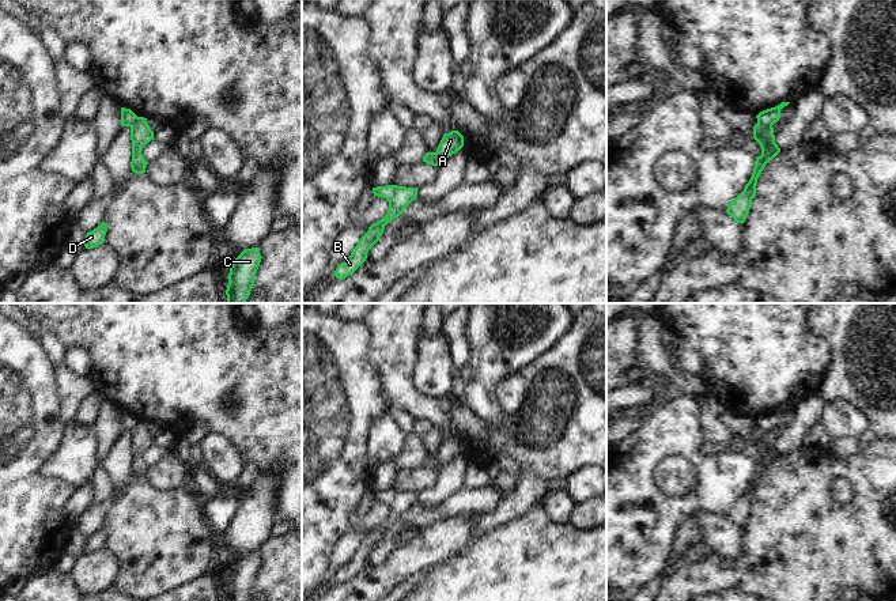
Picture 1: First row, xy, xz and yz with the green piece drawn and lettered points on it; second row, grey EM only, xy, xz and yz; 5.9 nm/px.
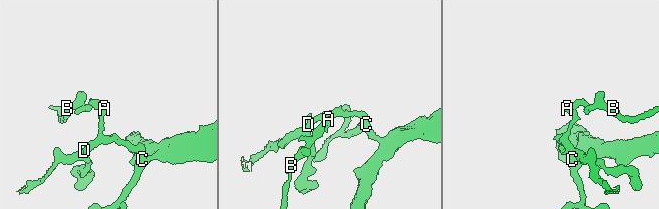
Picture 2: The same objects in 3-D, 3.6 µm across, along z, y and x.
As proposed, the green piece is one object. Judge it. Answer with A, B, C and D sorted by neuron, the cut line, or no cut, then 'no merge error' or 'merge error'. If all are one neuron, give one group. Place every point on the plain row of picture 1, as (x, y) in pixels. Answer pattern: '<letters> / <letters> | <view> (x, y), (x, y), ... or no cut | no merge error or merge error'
A C D / B | yz (757, 426), (771, 431) | merge error

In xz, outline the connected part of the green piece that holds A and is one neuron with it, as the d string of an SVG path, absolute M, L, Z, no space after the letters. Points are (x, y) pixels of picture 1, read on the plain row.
M458 435L445 438L438 453L436 460L439 465L445 465L464 451L464 441Z

